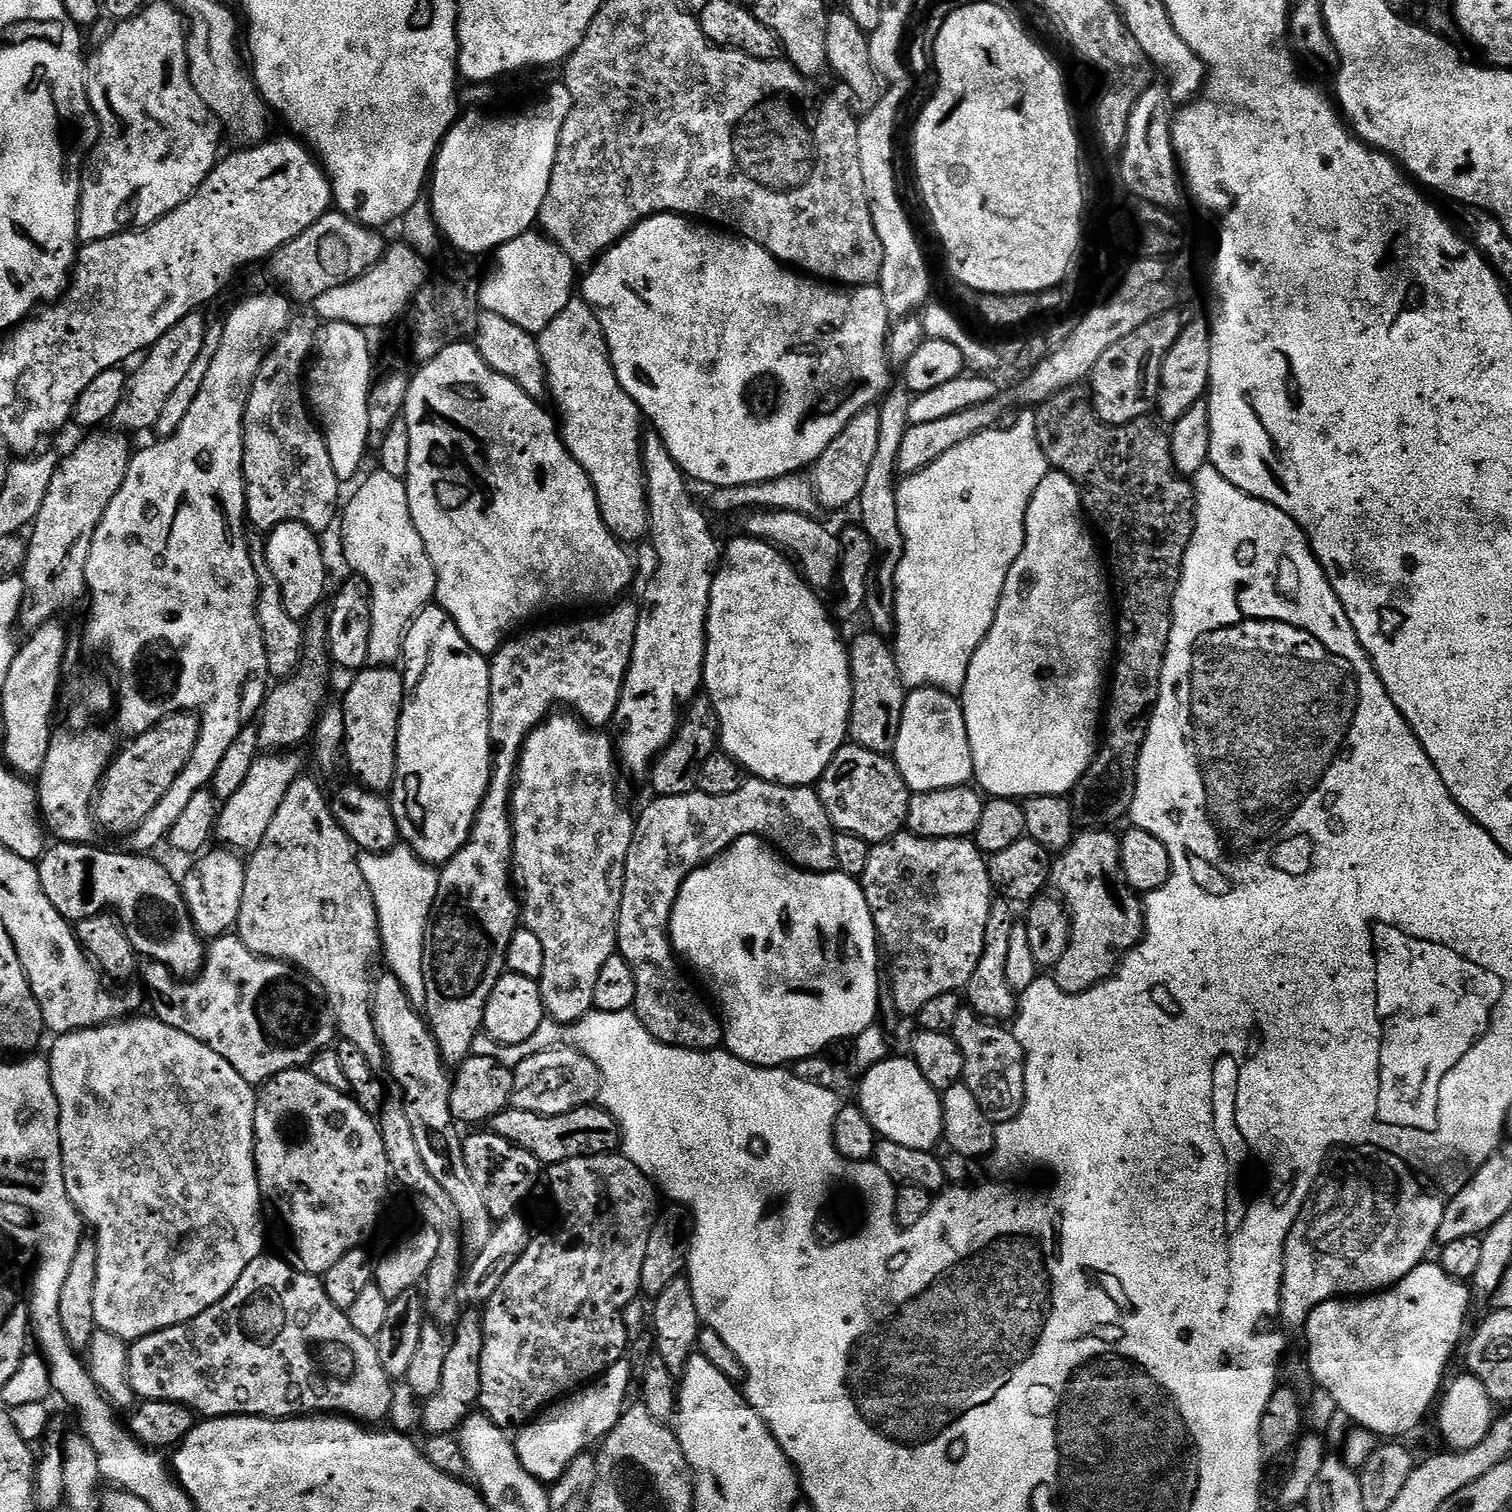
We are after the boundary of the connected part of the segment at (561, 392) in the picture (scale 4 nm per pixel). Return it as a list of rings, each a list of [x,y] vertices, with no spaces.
[[[573,298],[558,314],[544,332],[538,336],[540,353],[544,359],[544,371],[548,373],[547,391],[552,392],[552,400],[556,403],[559,423],[562,425],[562,439],[568,452],[586,470],[590,482],[596,491],[596,500],[600,503],[600,513],[606,526],[617,540],[645,539],[649,531],[648,493],[644,482],[642,467],[642,413],[640,407],[622,390],[612,368],[612,359],[608,356],[608,344],[602,334],[602,326],[591,306],[582,298]]]

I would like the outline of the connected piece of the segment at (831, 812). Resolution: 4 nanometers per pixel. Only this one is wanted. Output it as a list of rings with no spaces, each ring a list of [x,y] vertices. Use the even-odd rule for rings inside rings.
[[[845,742],[838,750],[838,754],[834,754],[830,766],[826,766],[826,770],[820,775],[818,791],[822,806],[826,806],[826,814],[837,833],[849,832],[850,835],[864,839],[869,845],[880,844],[899,834],[905,827],[908,807],[913,797],[902,774],[896,769],[895,759],[878,754],[874,750],[866,750],[851,742]]]

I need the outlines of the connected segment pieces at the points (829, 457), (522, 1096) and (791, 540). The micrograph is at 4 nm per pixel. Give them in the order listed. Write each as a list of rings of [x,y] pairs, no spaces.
[[[874,408],[855,416],[816,460],[812,481],[821,509],[840,510],[851,503],[853,505],[859,499],[878,446],[879,417],[879,411]]]
[[[557,1046],[546,1052],[539,1052],[526,1058],[514,1070],[514,1090],[512,1091],[511,1107],[518,1110],[530,1110],[534,1114],[553,1116],[566,1114],[575,1108],[587,1108],[597,1103],[600,1095],[600,1071],[590,1058],[586,1058],[571,1046]]]
[[[756,510],[751,513],[752,516],[745,522],[743,531],[754,537],[756,540],[764,540],[772,544],[775,548],[783,550],[794,561],[800,570],[804,581],[817,590],[823,588],[831,589],[836,583],[836,573],[840,570],[840,537],[835,531],[831,532],[824,524],[819,524],[819,519],[803,516],[797,512],[770,512],[767,510]]]

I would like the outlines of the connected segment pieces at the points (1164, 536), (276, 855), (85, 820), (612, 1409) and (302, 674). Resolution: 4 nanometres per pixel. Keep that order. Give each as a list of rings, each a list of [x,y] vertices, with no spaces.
[[[1077,386],[1075,388],[1067,388],[1065,392],[1059,392],[1058,394],[1054,394],[1054,398],[1050,398],[1044,404],[1039,405],[1035,409],[1036,413],[1036,437],[1038,438],[1038,442],[1042,446],[1042,450],[1044,451],[1044,457],[1048,459],[1049,465],[1055,471],[1061,472],[1062,474],[1066,474],[1069,478],[1077,484],[1080,488],[1080,498],[1084,501],[1084,511],[1090,517],[1091,523],[1093,525],[1100,524],[1100,532],[1099,535],[1102,537],[1104,535],[1104,540],[1108,543],[1108,552],[1106,548],[1106,564],[1110,569],[1110,584],[1114,589],[1115,595],[1116,592],[1120,595],[1120,608],[1118,604],[1118,619],[1114,624],[1114,663],[1110,668],[1110,691],[1106,696],[1106,715],[1102,720],[1102,739],[1098,744],[1098,751],[1096,753],[1096,757],[1092,760],[1092,764],[1086,770],[1086,774],[1081,778],[1077,783],[1076,787],[1072,789],[1070,793],[1070,799],[1072,802],[1072,810],[1076,813],[1077,821],[1081,825],[1087,826],[1088,828],[1103,828],[1107,829],[1109,826],[1116,826],[1112,824],[1116,824],[1120,819],[1127,817],[1132,810],[1132,803],[1134,802],[1134,798],[1136,797],[1136,771],[1138,770],[1138,758],[1140,757],[1140,751],[1142,750],[1142,746],[1144,745],[1144,739],[1146,738],[1146,734],[1148,733],[1148,721],[1152,718],[1152,709],[1155,708],[1156,703],[1158,702],[1158,698],[1160,697],[1160,683],[1162,682],[1162,670],[1164,669],[1164,659],[1166,658],[1166,650],[1168,649],[1168,643],[1170,642],[1170,630],[1172,629],[1172,603],[1174,602],[1174,598],[1176,597],[1176,588],[1180,585],[1180,573],[1184,570],[1184,555],[1186,554],[1186,550],[1188,549],[1188,544],[1192,540],[1192,535],[1194,534],[1194,530],[1196,529],[1196,490],[1191,479],[1185,478],[1177,472],[1176,467],[1174,466],[1174,458],[1170,454],[1170,435],[1167,431],[1164,432],[1159,428],[1161,425],[1157,423],[1155,419],[1152,421],[1152,418],[1145,418],[1143,420],[1135,420],[1134,422],[1130,422],[1129,424],[1103,424],[1101,420],[1098,418],[1098,414],[1092,408],[1092,401],[1090,399],[1089,393],[1085,391],[1083,387]]]
[[[301,778],[286,790],[286,798],[282,798],[278,814],[274,814],[274,822],[270,822],[270,830],[266,830],[266,838],[262,838],[256,851],[251,853],[244,873],[246,886],[242,890],[242,910],[236,923],[240,940],[254,955],[283,960],[314,978],[328,999],[339,1035],[354,1042],[354,1046],[366,1054],[366,1062],[370,1062],[372,1068],[383,1069],[384,1048],[372,1017],[372,963],[382,952],[378,910],[370,886],[366,878],[362,878],[358,849],[334,818],[326,792],[324,796],[314,781]]]
[[[60,732],[50,742],[50,750],[38,777],[40,815],[47,831],[66,844],[92,844],[94,801],[114,755],[108,732]]]
[[[628,1362],[610,1366],[603,1376],[583,1385],[567,1398],[553,1403],[547,1410],[541,1411],[531,1422],[523,1425],[515,1433],[516,1453],[534,1479],[545,1486],[551,1486],[574,1462],[574,1458],[585,1455],[588,1448],[599,1445],[615,1424],[629,1399],[628,1387],[634,1384],[632,1368]]]
[[[317,610],[308,617],[304,624],[304,657],[296,675],[277,683],[264,698],[264,707],[258,713],[258,742],[260,752],[275,754],[285,750],[299,749],[299,744],[311,737],[316,721],[325,707],[324,699],[328,696],[328,612]]]

